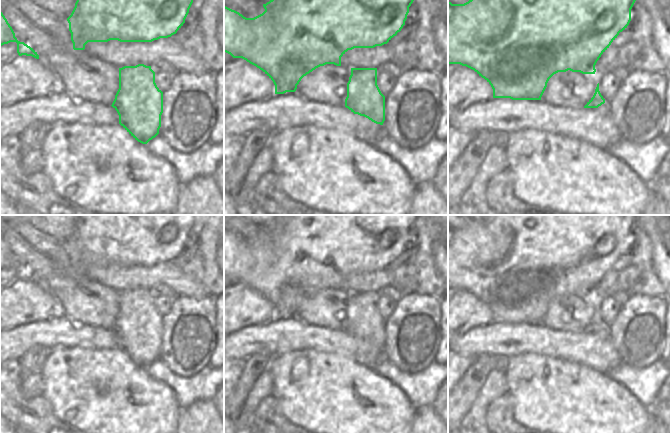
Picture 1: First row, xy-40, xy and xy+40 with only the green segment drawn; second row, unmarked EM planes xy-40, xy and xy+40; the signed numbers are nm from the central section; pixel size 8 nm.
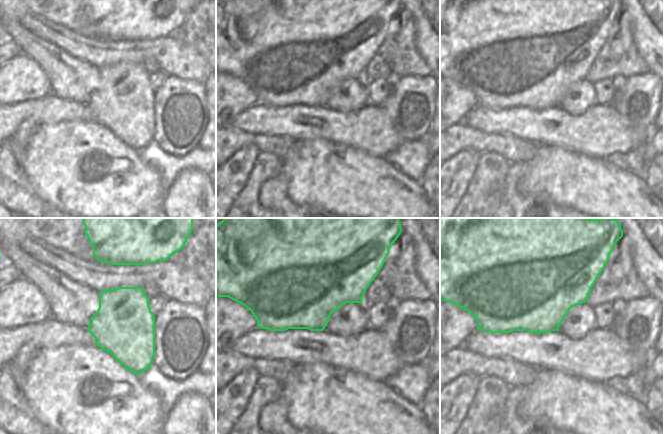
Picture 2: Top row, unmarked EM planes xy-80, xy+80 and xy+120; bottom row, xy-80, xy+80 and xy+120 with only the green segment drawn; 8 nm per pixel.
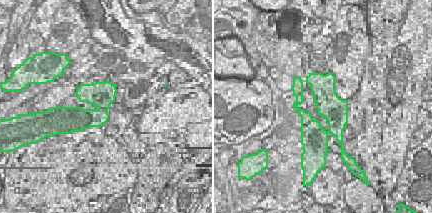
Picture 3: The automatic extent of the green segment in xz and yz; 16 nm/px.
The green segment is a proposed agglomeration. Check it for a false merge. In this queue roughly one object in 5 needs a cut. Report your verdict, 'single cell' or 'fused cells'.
single cell

